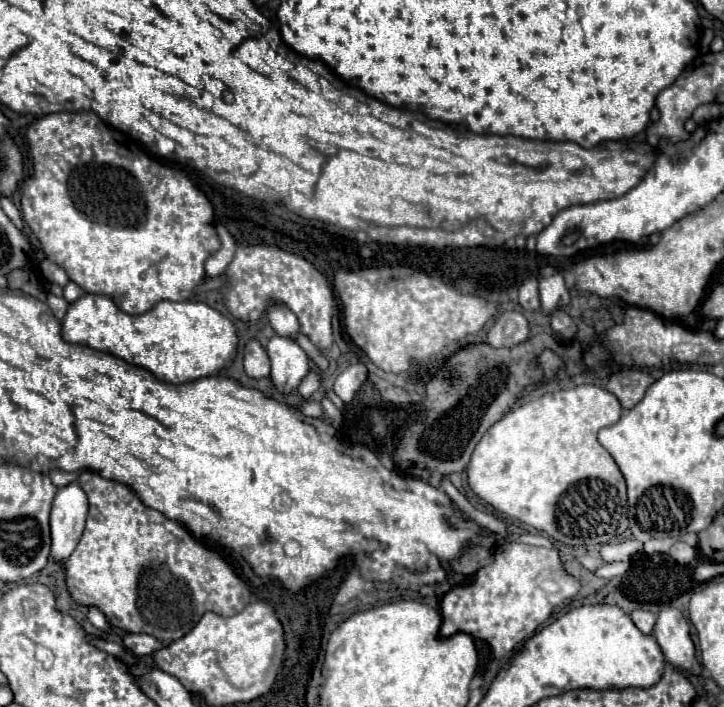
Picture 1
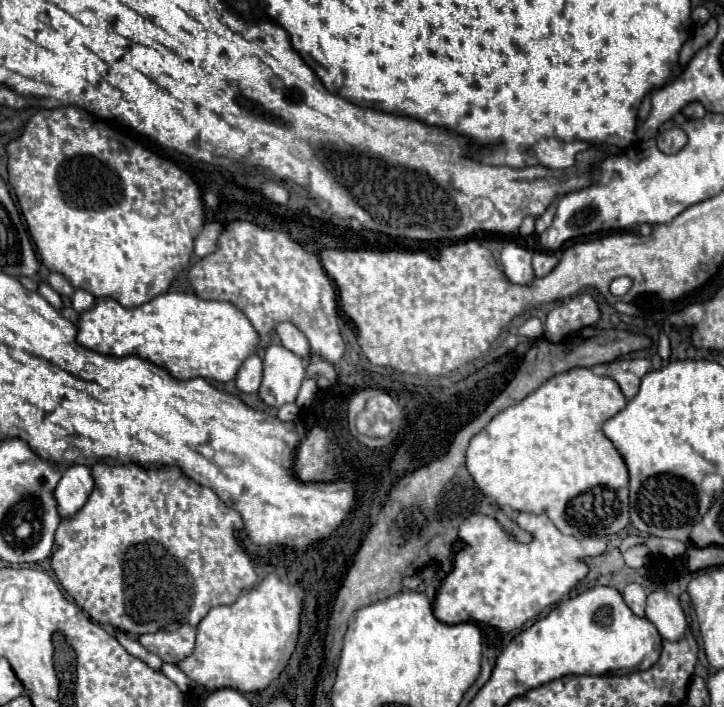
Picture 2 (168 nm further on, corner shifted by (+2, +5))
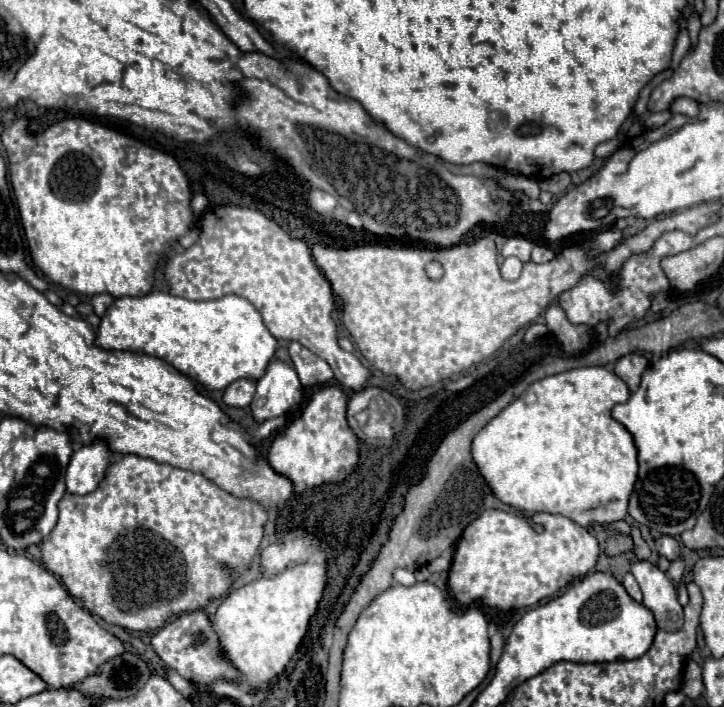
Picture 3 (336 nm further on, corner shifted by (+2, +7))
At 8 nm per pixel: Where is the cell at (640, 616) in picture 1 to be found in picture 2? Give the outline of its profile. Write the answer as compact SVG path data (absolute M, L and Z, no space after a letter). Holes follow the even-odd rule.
M628 584L626 590L624 590L624 602L628 604L628 608L636 614L636 616L644 616L644 610L646 610L646 592L642 590L642 586L638 584Z

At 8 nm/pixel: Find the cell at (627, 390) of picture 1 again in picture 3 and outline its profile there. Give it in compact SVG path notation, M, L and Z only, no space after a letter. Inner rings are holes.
M628 354L616 362L614 372L628 384L630 392L636 392L646 366L648 366L648 360L642 354Z

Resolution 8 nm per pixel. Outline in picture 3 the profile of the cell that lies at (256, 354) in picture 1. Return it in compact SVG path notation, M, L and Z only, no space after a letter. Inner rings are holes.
M236 380L234 384L230 384L226 390L224 390L224 404L228 406L236 406L236 408L246 408L252 398L254 398L254 392L256 392L256 382L252 380Z

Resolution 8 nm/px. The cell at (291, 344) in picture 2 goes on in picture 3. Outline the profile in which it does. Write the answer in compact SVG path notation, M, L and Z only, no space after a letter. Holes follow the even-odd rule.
M292 342L288 350L290 350L290 358L294 362L294 368L300 376L300 382L304 386L322 384L322 382L332 380L332 368L328 366L328 362L318 358L306 346L302 346L300 342Z

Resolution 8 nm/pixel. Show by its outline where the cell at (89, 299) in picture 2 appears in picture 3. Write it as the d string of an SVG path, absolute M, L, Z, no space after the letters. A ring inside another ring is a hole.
M98 294L98 296L92 296L92 306L94 306L94 312L102 318L104 312L108 310L108 306L114 302L116 298L110 296L110 294Z

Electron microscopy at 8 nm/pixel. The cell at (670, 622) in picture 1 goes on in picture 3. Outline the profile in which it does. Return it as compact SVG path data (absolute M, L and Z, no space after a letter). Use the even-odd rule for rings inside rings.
M632 560L630 572L638 580L644 592L644 606L654 612L658 628L668 632L680 630L684 614L682 606L678 604L678 594L672 580L648 560Z

